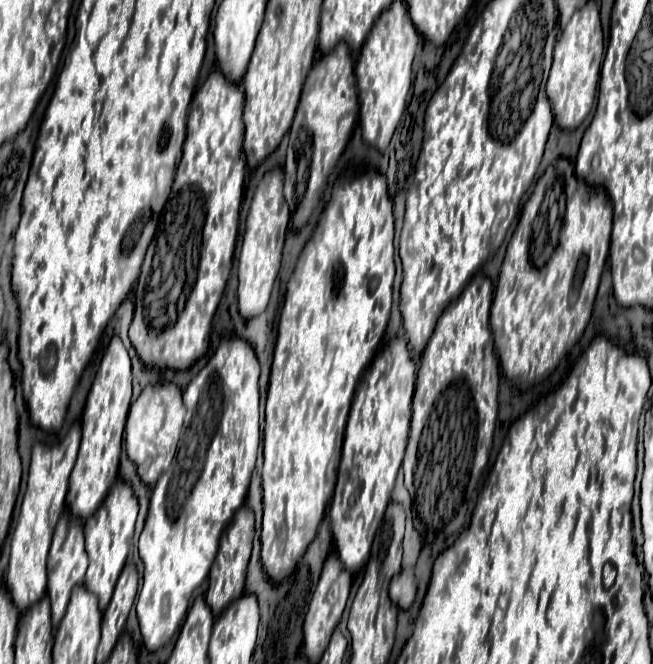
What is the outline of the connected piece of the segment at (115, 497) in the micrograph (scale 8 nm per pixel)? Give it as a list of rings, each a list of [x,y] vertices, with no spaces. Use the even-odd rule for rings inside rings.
[[[116,482],[104,500],[104,504],[98,508],[98,512],[86,520],[84,524],[84,534],[86,534],[86,552],[90,556],[90,566],[86,572],[86,582],[84,586],[98,596],[100,600],[100,610],[108,608],[116,580],[126,564],[126,556],[132,544],[134,536],[134,522],[138,516],[138,500],[134,498],[134,492],[130,486]]]

